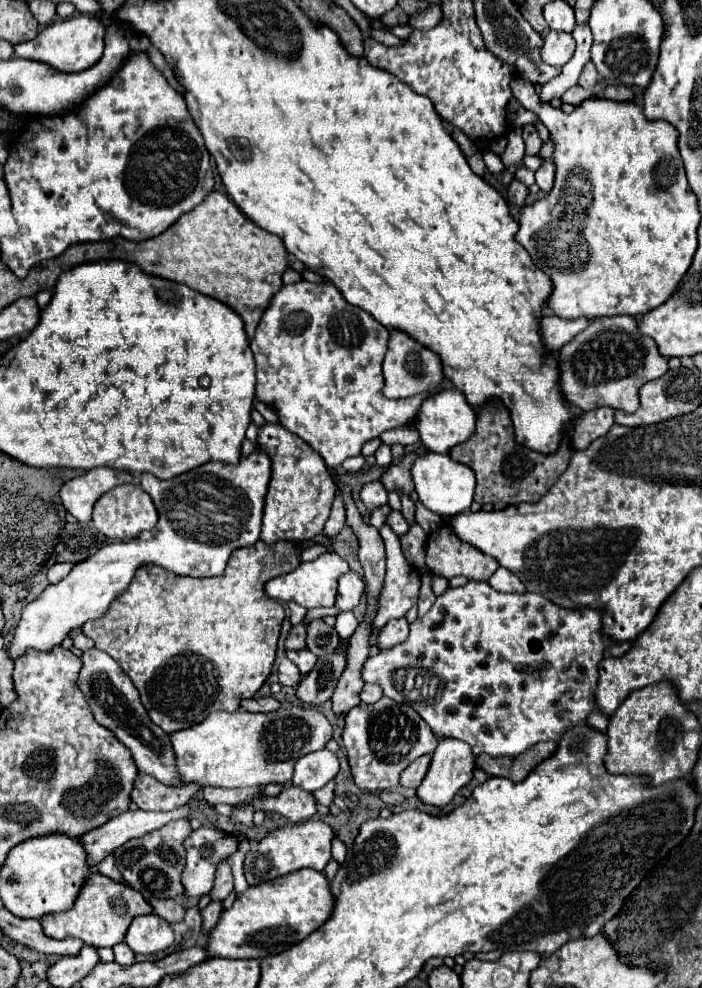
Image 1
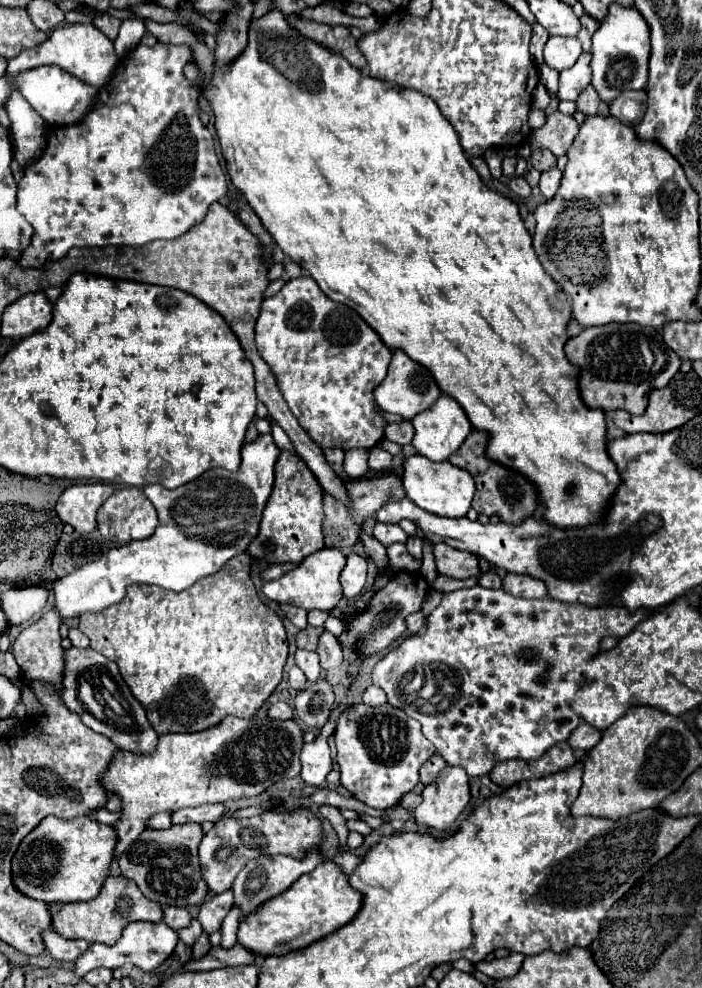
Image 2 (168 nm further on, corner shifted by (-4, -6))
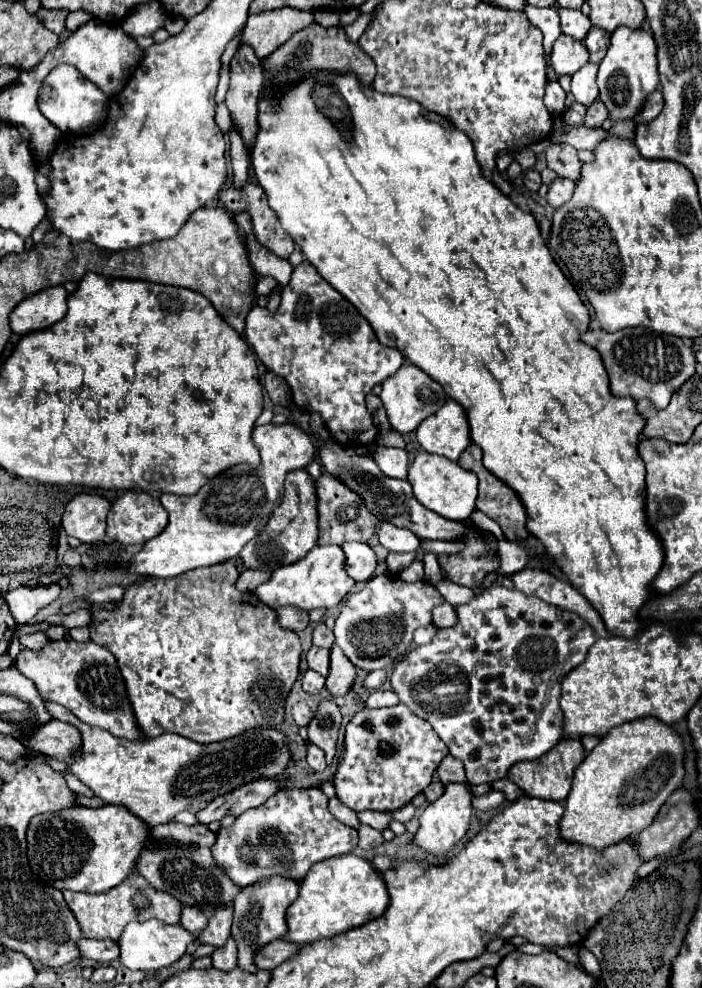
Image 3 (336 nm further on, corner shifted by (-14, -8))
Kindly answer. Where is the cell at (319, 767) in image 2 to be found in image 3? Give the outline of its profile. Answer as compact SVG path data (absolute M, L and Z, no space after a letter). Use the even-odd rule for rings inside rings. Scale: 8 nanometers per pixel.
M313 743L307 745L307 763L313 771L323 771L325 769L325 753Z

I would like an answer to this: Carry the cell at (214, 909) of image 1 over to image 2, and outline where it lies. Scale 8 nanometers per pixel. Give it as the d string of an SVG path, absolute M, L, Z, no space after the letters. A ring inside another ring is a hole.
M203 933L203 935L195 941L195 945L193 945L193 957L203 957L209 949L211 949L209 935L207 935L207 933Z

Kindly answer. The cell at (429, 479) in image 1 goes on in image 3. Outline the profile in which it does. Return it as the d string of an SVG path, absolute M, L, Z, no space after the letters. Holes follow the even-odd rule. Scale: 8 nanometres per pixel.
M419 453L415 461L409 467L409 483L413 485L413 493L417 501L455 521L467 521L469 515L475 511L475 499L477 499L477 477L475 473L459 467L455 461L449 461L441 455L429 455L429 453Z

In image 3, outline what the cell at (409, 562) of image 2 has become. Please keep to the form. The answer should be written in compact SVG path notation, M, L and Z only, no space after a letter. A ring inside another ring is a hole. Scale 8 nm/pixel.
M389 553L387 555L387 569L391 573L401 573L403 569L407 569L413 561L417 559L417 553Z

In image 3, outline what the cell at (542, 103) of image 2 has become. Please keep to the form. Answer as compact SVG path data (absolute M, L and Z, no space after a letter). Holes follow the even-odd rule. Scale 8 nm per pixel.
M551 81L547 85L547 93L545 93L545 105L549 109L549 113L553 117L561 117L563 109L565 109L565 91L561 89L561 85L557 81Z

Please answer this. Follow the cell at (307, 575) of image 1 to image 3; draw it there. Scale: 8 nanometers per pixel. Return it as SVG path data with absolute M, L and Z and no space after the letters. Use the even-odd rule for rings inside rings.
M317 545L301 561L283 565L273 571L271 579L255 589L255 597L269 605L271 609L291 605L305 611L311 609L331 609L343 601L343 597L353 589L355 581L345 571L345 555L339 545Z

